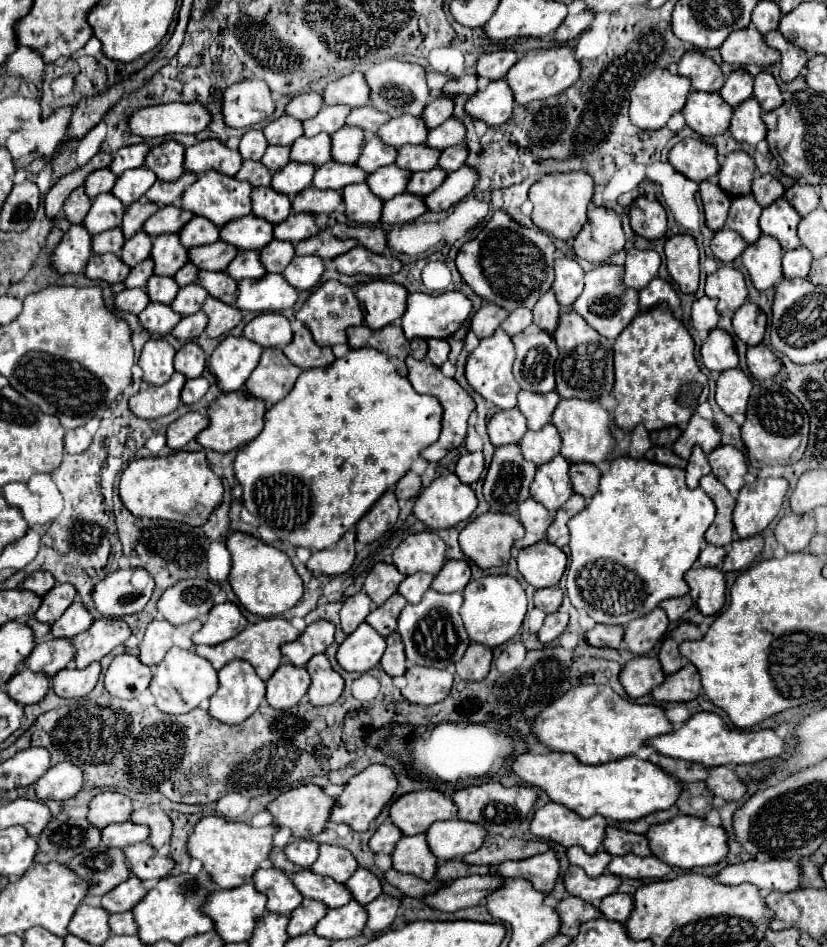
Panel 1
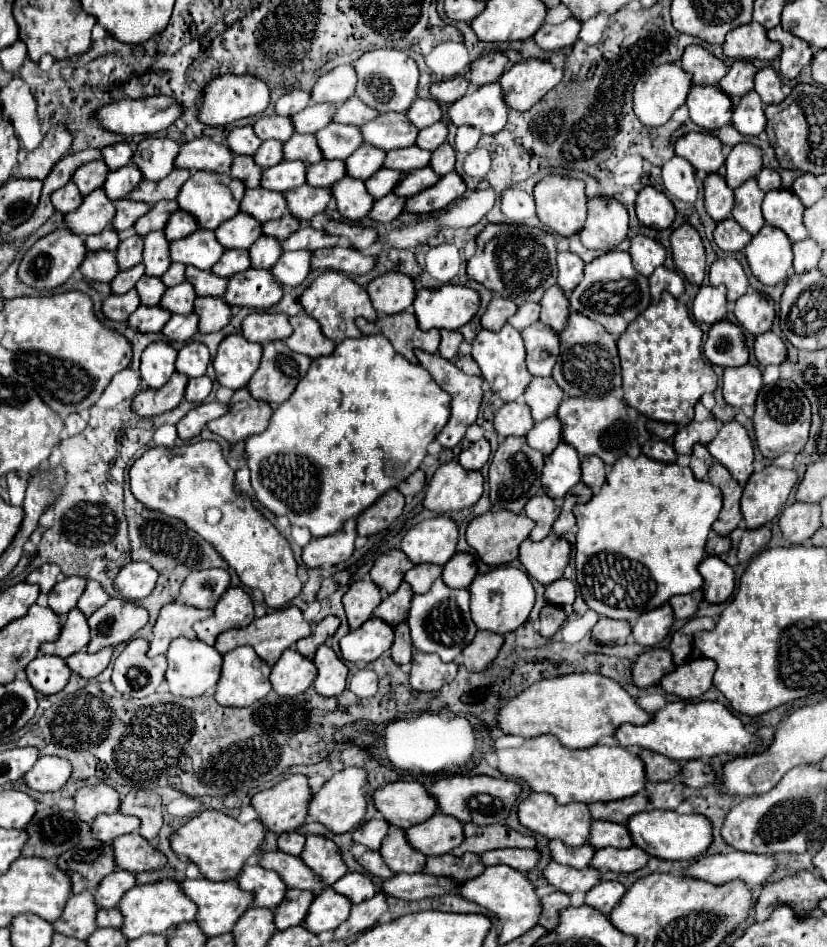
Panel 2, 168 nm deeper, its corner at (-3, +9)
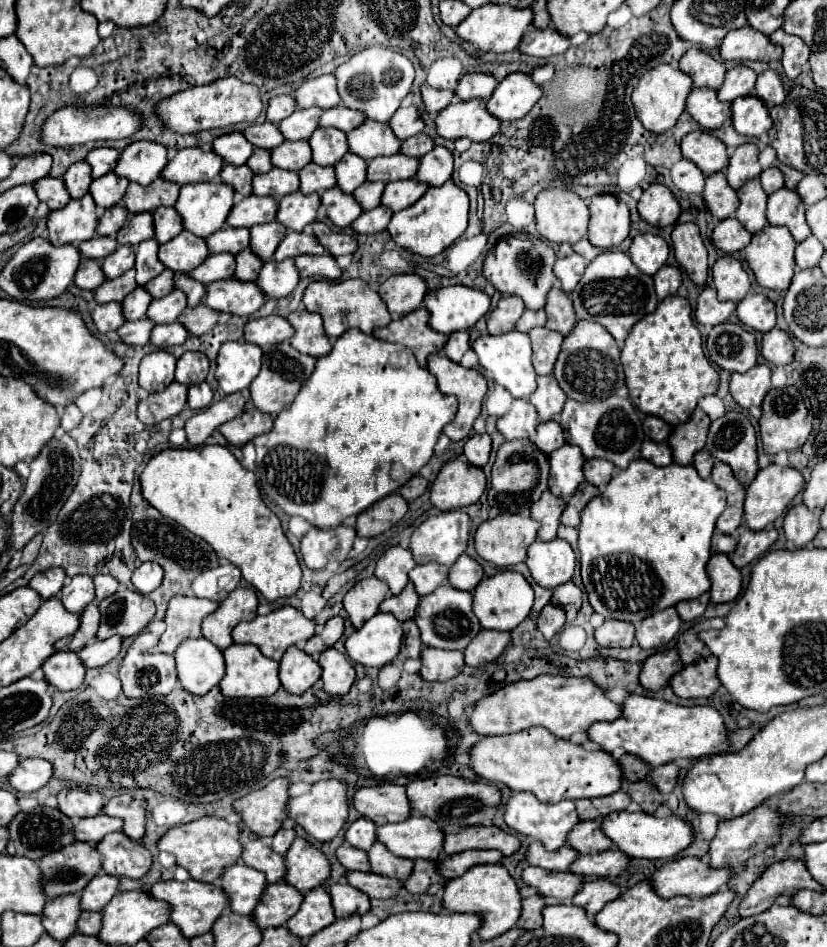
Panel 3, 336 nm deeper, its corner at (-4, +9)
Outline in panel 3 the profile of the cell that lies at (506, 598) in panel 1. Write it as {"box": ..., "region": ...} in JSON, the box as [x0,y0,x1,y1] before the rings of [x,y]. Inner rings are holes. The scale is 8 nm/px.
{"box":[473,571,533,631],"region":[[[501,571],[493,577],[485,577],[473,591],[473,613],[481,621],[483,629],[513,631],[529,615],[531,607],[533,607],[533,589],[525,581],[525,577],[517,571]]]}

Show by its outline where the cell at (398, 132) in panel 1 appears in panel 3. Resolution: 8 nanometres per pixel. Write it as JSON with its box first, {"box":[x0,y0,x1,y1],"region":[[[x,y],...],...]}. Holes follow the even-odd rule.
{"box":[347,119,401,161],"region":[[[365,119],[363,125],[347,133],[347,145],[349,153],[355,153],[361,159],[371,161],[381,155],[399,153],[401,141],[395,139],[395,135],[391,135],[387,123],[371,123],[371,119]]]}

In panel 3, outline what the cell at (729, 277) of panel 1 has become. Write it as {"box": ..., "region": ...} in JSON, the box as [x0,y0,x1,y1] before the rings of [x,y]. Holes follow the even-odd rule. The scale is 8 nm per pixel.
{"box":[713,257,751,303],"region":[[[719,257],[713,265],[713,283],[717,287],[719,301],[739,303],[751,289],[749,275],[741,263],[733,257]]]}

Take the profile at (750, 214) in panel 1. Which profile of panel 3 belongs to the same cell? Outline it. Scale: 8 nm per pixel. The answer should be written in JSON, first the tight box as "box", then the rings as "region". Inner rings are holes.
{"box":[735,179,767,233],"region":[[[759,179],[747,181],[739,191],[737,197],[741,201],[735,217],[747,227],[747,231],[757,233],[767,225],[766,205],[767,193],[761,189]]]}

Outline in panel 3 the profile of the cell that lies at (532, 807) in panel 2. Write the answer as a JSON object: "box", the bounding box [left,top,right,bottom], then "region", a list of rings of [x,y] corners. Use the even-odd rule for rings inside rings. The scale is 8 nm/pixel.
{"box":[503,791,579,851],"region":[[[529,791],[513,793],[509,797],[503,819],[517,833],[541,841],[543,847],[547,847],[547,851],[555,851],[555,849],[563,847],[565,839],[567,839],[567,831],[571,831],[571,827],[575,823],[579,823],[573,801],[561,801],[561,803],[555,803],[555,805],[545,805],[545,803],[539,803],[539,799],[535,799],[535,795],[531,795]]]}

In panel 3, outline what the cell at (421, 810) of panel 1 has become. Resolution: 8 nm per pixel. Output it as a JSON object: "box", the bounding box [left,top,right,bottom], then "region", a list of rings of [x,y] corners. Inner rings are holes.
{"box":[353,783,411,825],"region":[[[393,783],[361,787],[353,795],[353,807],[375,825],[399,823],[411,817],[411,805],[407,803],[405,787]]]}

